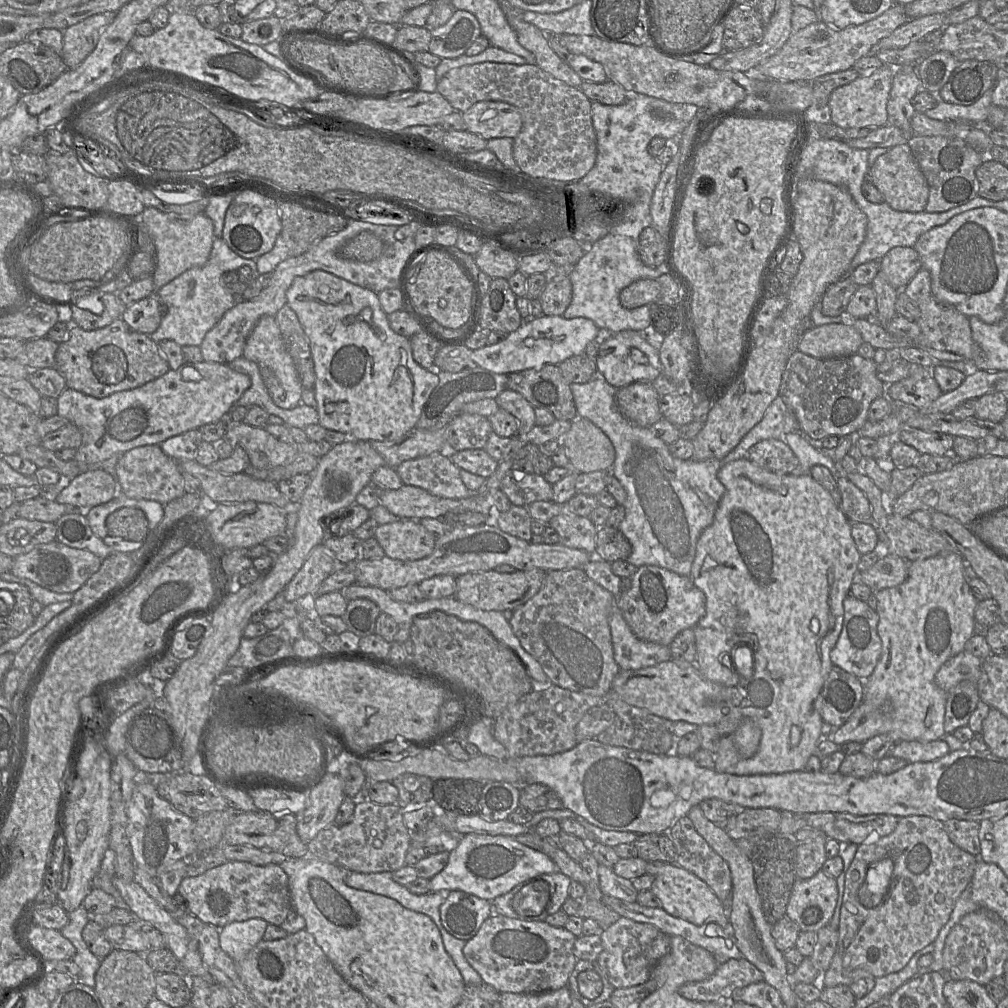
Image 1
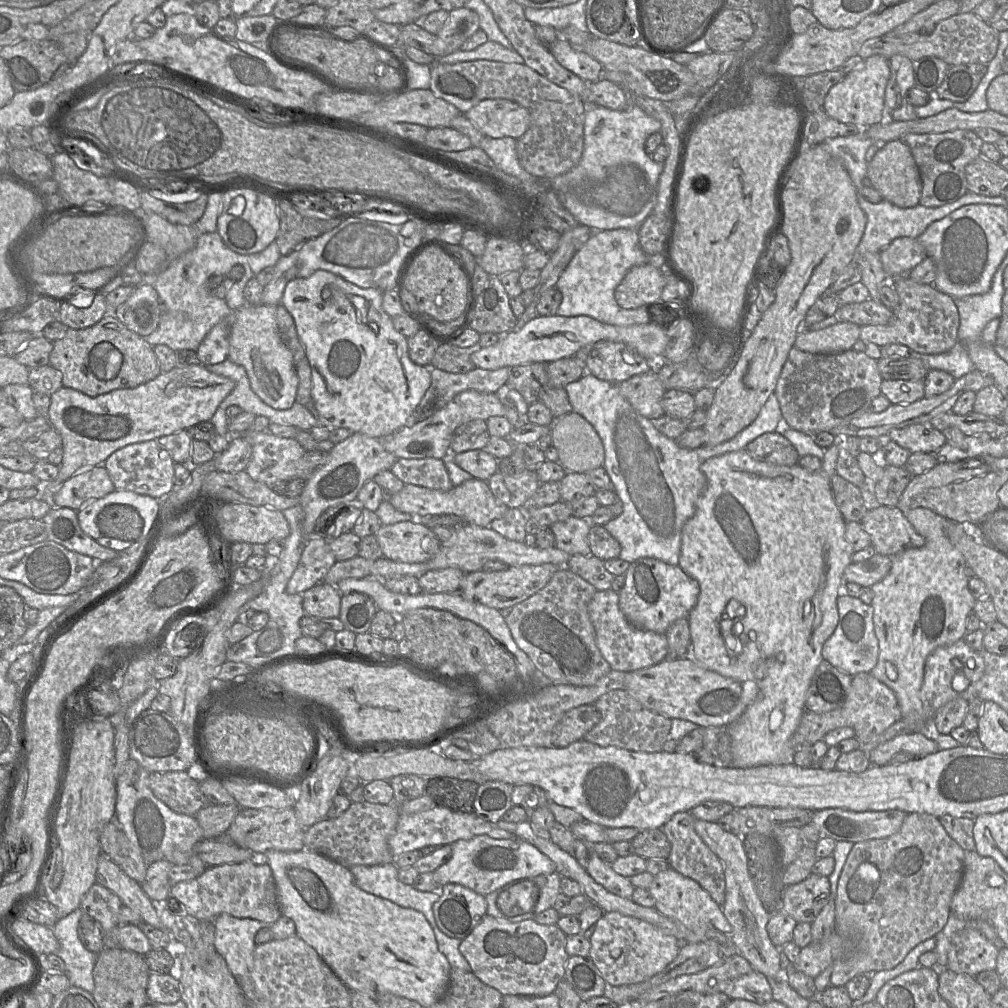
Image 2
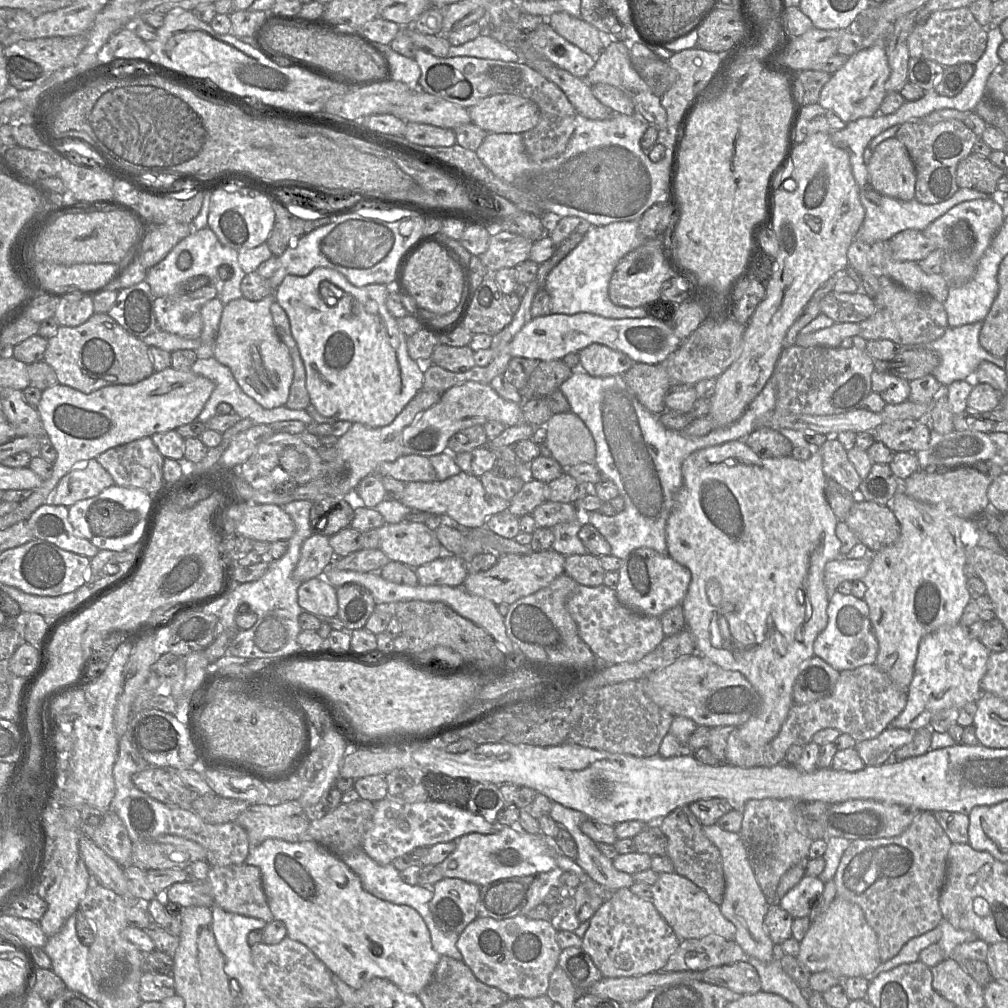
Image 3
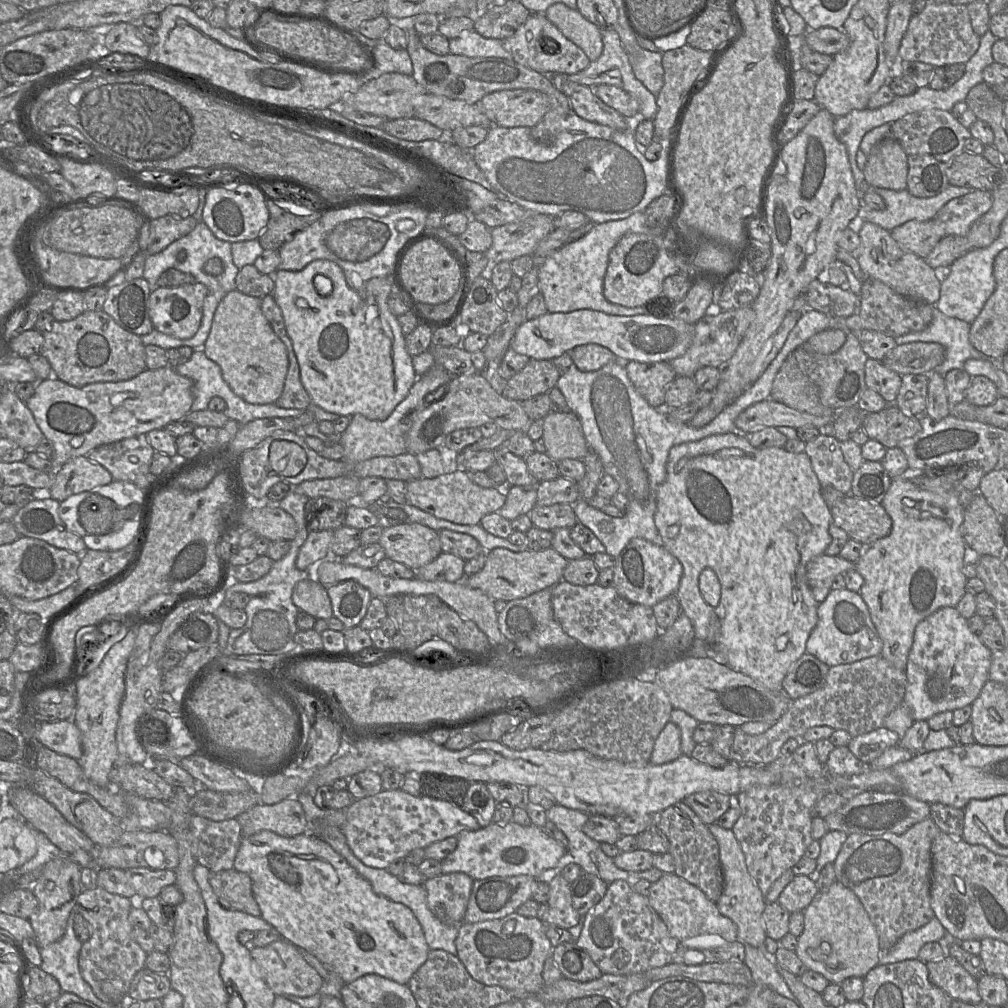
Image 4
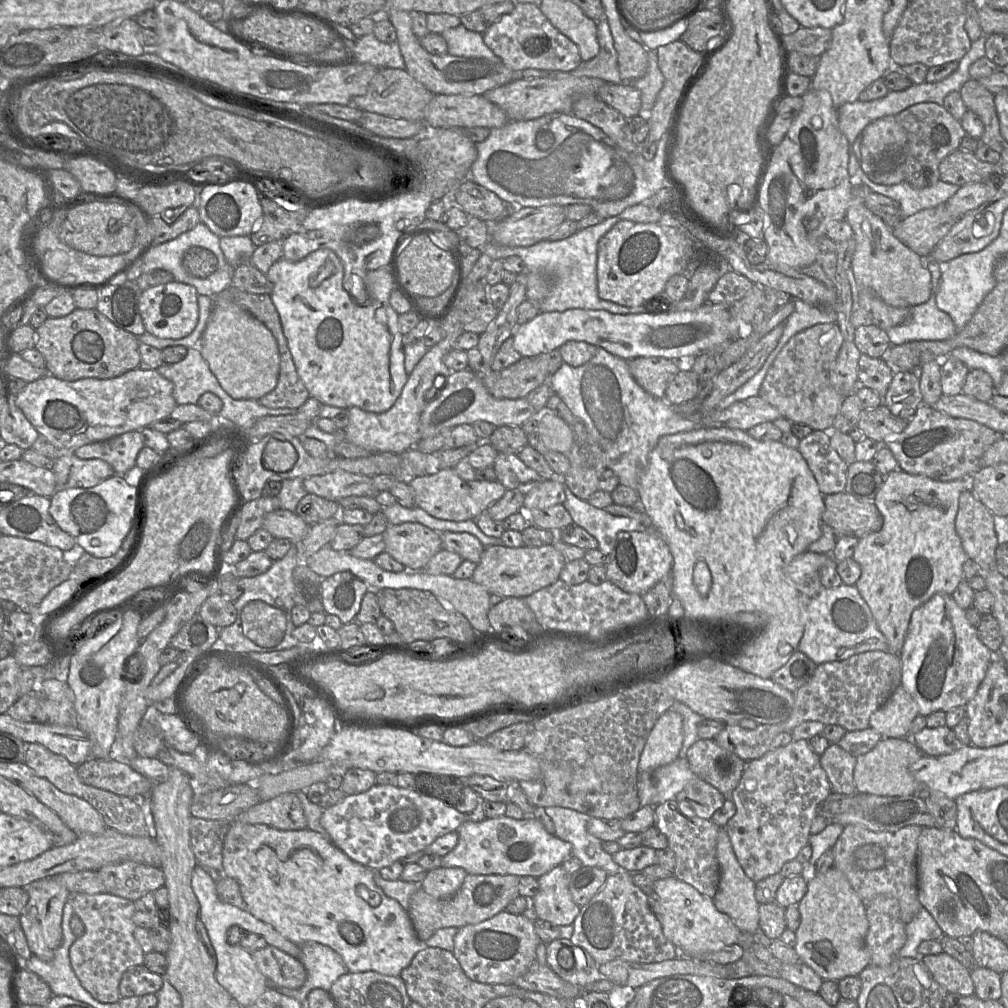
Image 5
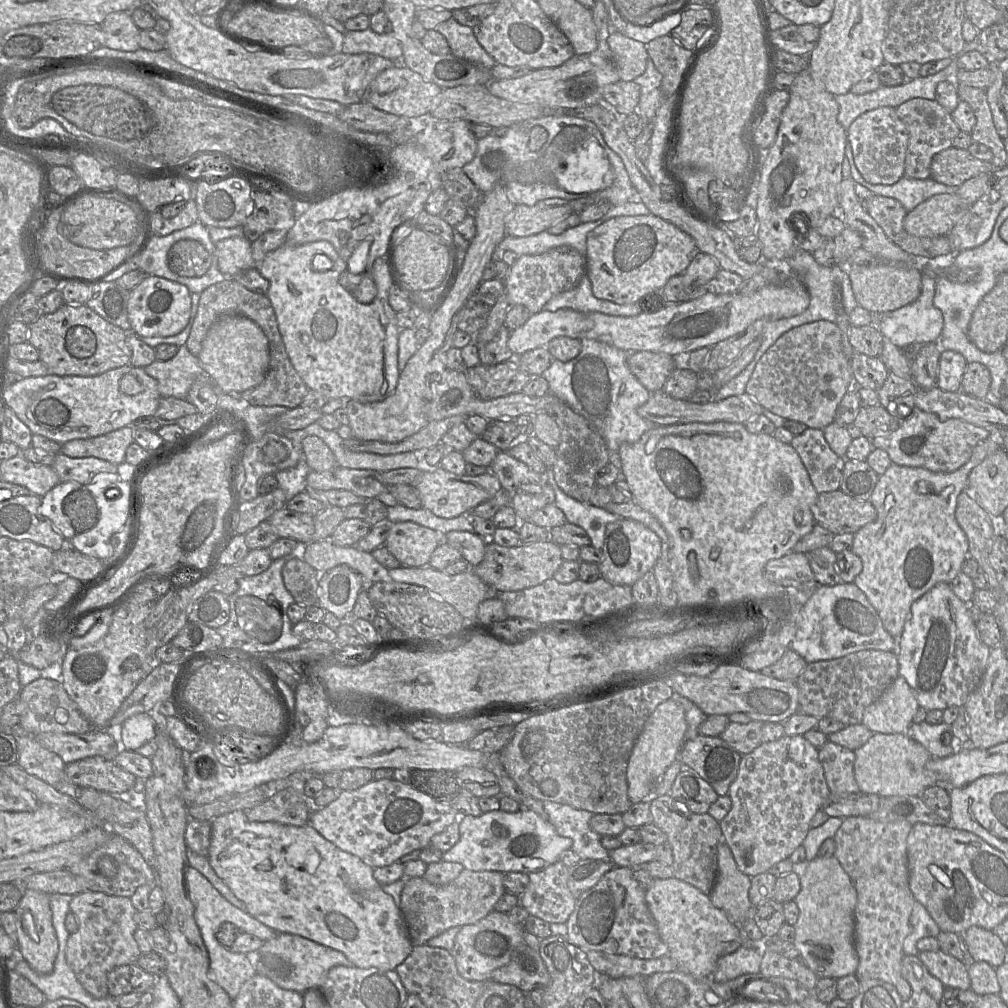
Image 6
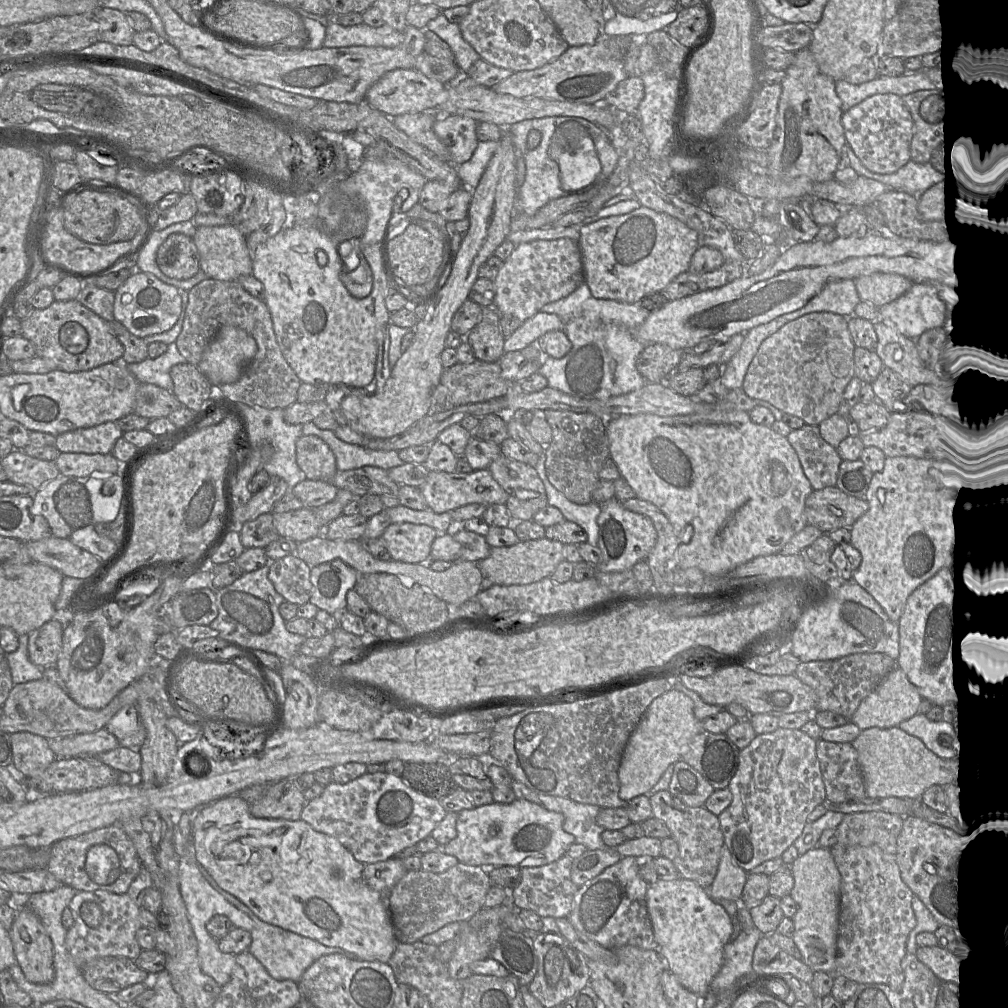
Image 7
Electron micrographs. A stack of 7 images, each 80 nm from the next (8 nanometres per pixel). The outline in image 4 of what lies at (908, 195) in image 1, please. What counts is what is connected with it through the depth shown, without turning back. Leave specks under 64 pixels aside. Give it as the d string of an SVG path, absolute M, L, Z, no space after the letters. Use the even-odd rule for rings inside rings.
M886 137L873 146L864 167L866 181L877 188L907 189L908 160L901 144Z

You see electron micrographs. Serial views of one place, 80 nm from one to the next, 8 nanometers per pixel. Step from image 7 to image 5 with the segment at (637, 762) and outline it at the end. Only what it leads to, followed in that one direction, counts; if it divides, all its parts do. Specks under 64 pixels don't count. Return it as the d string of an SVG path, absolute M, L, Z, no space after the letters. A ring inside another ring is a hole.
M668 709L652 728L638 763L638 772L649 773L679 758L684 740L682 716Z

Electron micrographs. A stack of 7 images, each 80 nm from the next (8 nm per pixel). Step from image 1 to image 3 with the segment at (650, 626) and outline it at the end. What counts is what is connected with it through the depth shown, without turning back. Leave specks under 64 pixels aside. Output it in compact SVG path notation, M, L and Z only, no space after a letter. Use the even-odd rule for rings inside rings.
M647 547L633 550L624 559L618 572L616 595L619 601L633 611L656 617L682 604L691 581L691 572L688 568L676 562L668 554L661 554Z

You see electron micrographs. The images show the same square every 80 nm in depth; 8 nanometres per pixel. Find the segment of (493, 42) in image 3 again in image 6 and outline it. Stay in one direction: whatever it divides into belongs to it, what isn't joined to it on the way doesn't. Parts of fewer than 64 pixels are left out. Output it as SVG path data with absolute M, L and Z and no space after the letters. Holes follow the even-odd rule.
M450 18L437 25L434 30L446 38L454 56L484 68L491 68L497 64L477 41L471 27L463 26L455 19Z

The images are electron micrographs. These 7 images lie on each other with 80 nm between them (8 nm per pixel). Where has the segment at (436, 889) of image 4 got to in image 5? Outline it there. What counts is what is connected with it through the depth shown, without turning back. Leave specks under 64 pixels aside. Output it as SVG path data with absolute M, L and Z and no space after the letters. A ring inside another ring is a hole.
M440 866L427 872L421 887L433 897L449 898L458 891L467 875L463 868Z

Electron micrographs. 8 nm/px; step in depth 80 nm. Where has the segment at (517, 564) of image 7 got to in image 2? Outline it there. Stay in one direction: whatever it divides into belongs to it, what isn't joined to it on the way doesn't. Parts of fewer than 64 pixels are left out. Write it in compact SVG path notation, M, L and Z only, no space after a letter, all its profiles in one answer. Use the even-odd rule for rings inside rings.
M552 563L541 565L509 566L505 570L486 572L483 570L465 573L460 593L467 599L496 608L513 607L541 590L561 567Z

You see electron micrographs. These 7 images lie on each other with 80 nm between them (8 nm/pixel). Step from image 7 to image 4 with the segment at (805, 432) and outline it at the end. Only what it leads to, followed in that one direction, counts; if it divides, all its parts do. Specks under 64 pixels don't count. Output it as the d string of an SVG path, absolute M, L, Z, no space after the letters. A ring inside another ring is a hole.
M823 431L805 443L805 453L821 486L832 486L848 495L851 493L854 471L845 461L840 444L834 435Z

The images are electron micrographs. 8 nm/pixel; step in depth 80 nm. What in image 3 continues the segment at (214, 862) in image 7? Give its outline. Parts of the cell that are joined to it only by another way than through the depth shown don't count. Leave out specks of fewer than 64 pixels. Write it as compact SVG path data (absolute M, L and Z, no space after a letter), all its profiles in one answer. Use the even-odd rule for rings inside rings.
M270 838L250 847L245 864L260 869L269 908L274 919L285 924L287 937L304 944L354 990L373 978L383 978L406 993L418 995L430 983L441 955L433 949L421 915L410 906L381 900L366 891L358 875L339 856L311 839L292 843Z

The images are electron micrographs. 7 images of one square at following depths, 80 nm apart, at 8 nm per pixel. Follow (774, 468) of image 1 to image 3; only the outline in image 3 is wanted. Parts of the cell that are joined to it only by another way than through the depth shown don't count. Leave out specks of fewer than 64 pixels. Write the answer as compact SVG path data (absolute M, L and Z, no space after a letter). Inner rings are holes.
M769 427L755 430L742 441L762 458L792 456L792 443L777 430Z

